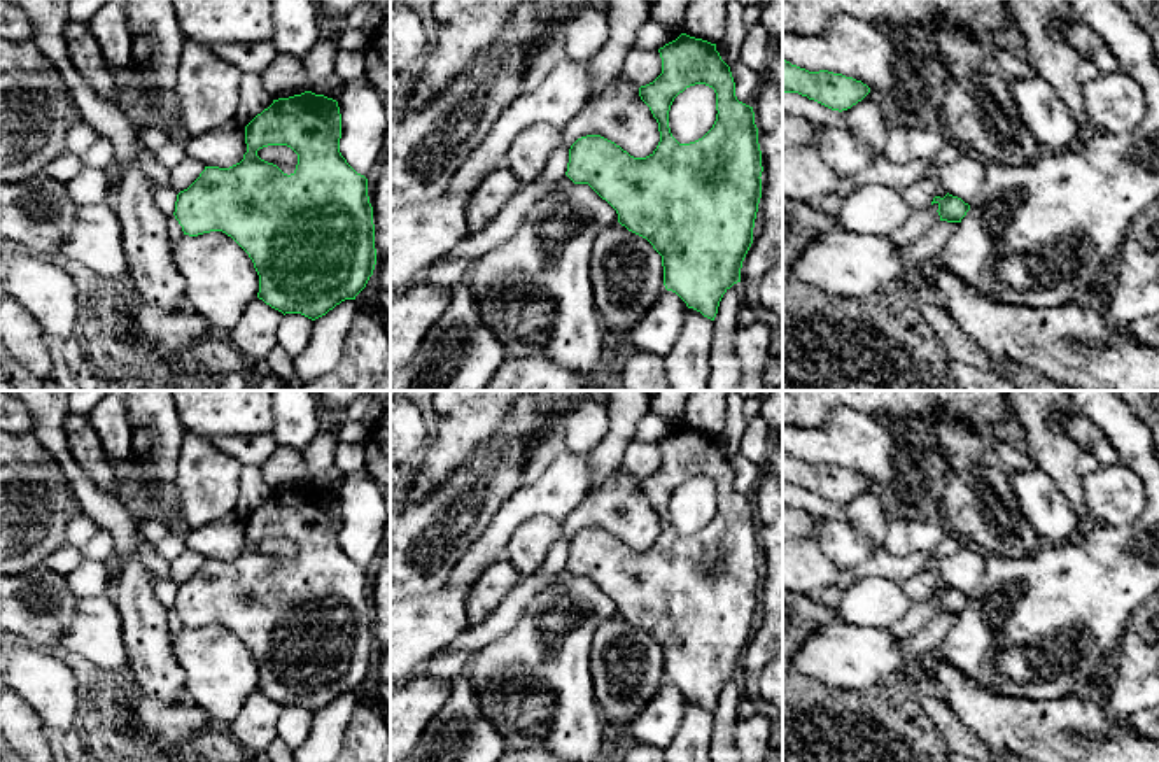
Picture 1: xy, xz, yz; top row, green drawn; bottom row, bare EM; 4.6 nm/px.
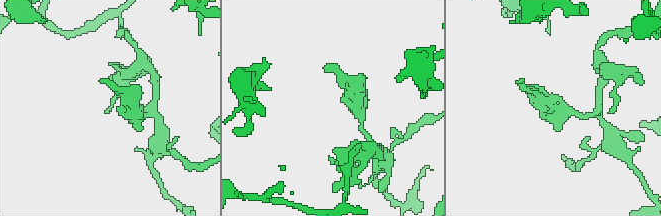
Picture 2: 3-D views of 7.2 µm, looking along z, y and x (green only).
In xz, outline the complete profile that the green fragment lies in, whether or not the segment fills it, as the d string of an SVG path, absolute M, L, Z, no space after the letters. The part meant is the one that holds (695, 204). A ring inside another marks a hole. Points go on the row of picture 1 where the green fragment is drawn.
M681 33L658 53L662 74L639 88L641 100L658 123L657 149L646 158L634 158L601 135L587 135L571 145L565 175L574 184L588 184L616 210L622 226L653 245L662 256L667 291L714 321L723 294L741 282L742 261L753 243L763 172L758 128L753 107L735 96L730 67L716 44ZM695 84L714 89L716 121L702 138L679 144L669 128L669 110L674 98Z

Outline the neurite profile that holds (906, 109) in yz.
M916 72L909 75L902 91L881 96L881 103L889 128L919 130L931 123Z

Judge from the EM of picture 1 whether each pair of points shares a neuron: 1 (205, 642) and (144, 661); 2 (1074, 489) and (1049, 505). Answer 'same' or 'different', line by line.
1: different
2: different

